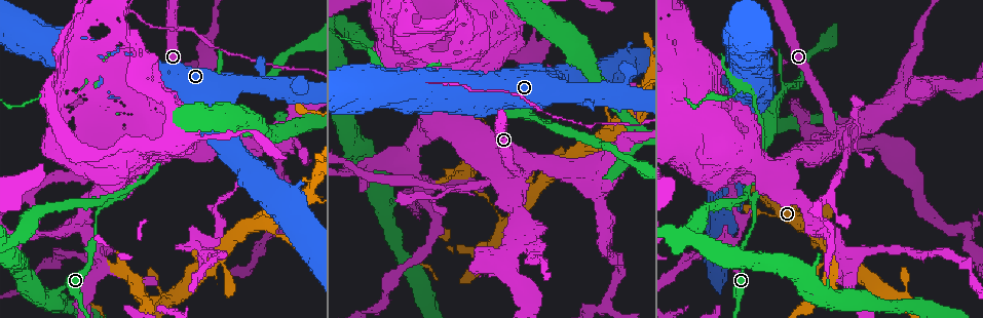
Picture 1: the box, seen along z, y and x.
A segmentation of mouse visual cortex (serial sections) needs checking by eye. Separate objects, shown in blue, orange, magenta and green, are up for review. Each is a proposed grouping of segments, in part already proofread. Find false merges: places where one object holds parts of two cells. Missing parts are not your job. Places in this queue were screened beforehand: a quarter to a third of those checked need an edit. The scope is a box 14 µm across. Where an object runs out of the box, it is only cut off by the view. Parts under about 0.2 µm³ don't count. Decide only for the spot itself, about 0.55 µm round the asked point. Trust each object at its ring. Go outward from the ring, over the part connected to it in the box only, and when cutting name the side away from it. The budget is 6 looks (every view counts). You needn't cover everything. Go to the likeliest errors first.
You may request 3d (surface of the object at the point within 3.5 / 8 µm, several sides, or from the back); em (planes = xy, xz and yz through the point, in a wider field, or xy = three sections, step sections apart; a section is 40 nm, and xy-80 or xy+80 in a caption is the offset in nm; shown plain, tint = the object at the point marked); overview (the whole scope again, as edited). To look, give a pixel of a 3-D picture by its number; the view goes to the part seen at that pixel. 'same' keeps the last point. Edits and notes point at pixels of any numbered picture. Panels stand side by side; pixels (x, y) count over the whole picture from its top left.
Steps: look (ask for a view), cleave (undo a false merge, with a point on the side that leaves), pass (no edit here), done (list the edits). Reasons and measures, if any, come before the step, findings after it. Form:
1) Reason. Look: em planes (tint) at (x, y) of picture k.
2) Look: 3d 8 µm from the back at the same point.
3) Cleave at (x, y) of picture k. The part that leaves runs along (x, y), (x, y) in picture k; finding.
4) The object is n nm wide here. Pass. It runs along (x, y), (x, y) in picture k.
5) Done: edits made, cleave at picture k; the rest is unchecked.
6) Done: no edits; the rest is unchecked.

Four or more arms meet. Look: 3d 3.5 µm at (114, 198) of picture 1.

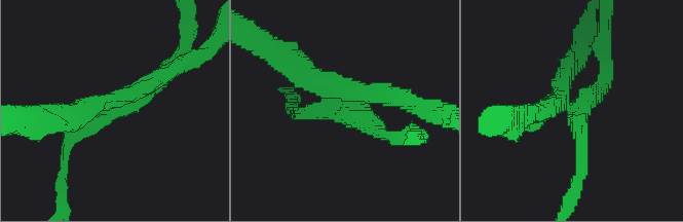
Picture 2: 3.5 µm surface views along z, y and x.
4 arms meet here; the arms are 250, 250, 250, 300 nm wide; shape alone is not enough. Look: em planes (tint) at (348, 99) of picture 2.

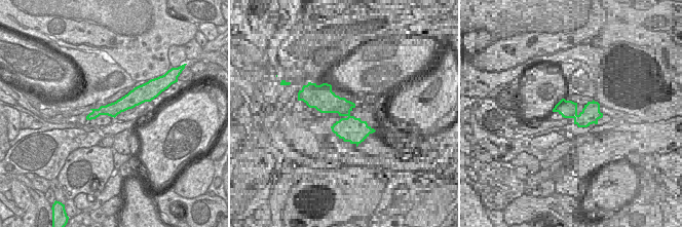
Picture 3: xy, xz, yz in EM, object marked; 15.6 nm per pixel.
Cleave at (97, 107) of picture 2. Two cells meet here.

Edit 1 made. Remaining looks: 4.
Sharp bend. Look: 3d 3.5 µm at (516, 180) of picture 1.

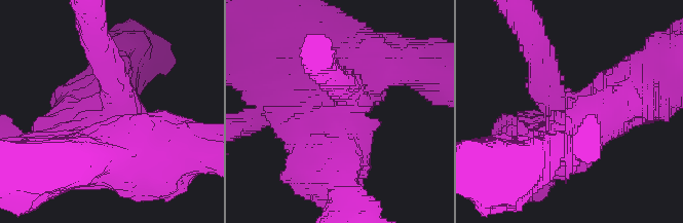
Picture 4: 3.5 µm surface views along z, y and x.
Cleave at (91, 86) of picture 4. A second cell is stuck on.

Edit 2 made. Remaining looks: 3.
See it whole again. Look: overview.

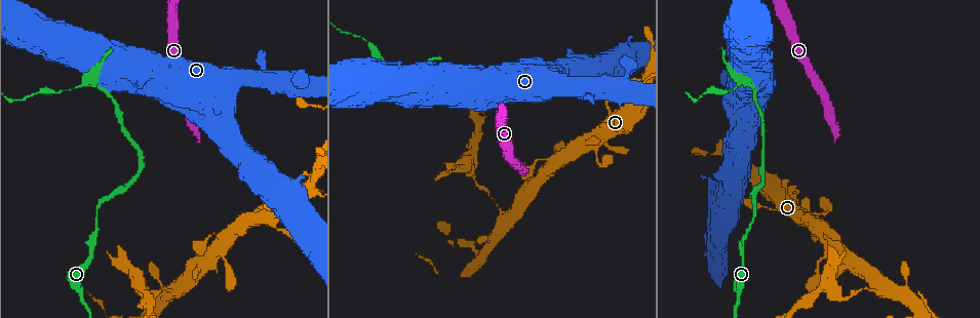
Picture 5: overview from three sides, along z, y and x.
A fork. Look: 3d 3.5 µm at (172, 293) of picture 5.

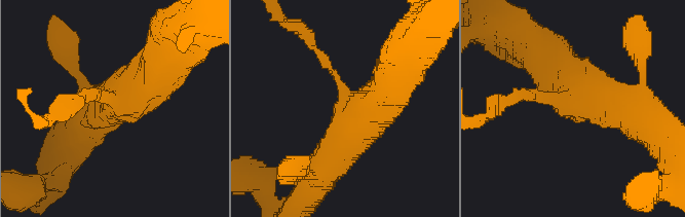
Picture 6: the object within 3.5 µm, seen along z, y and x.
3 arms meet here; the arms are 150, 600, 600 nm wide. Look: em xy step 1 (tint) at (115, 103) of picture 6.

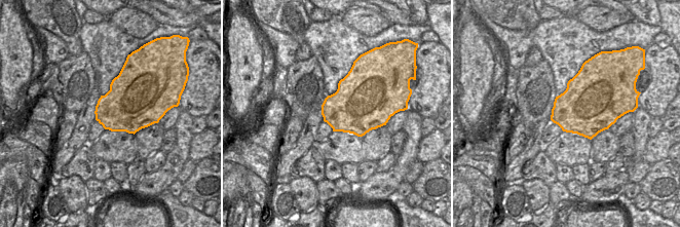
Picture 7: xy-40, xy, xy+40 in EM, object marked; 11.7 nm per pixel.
The object is 650 nm wide here. Pass. It runs along (172, 50), (130, 99), (92, 95) in picture 6; continuous, no second cell.

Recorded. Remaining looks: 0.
Done: edits made, cleave at picture 2, cleave at picture 4; the rest is unchecked.

